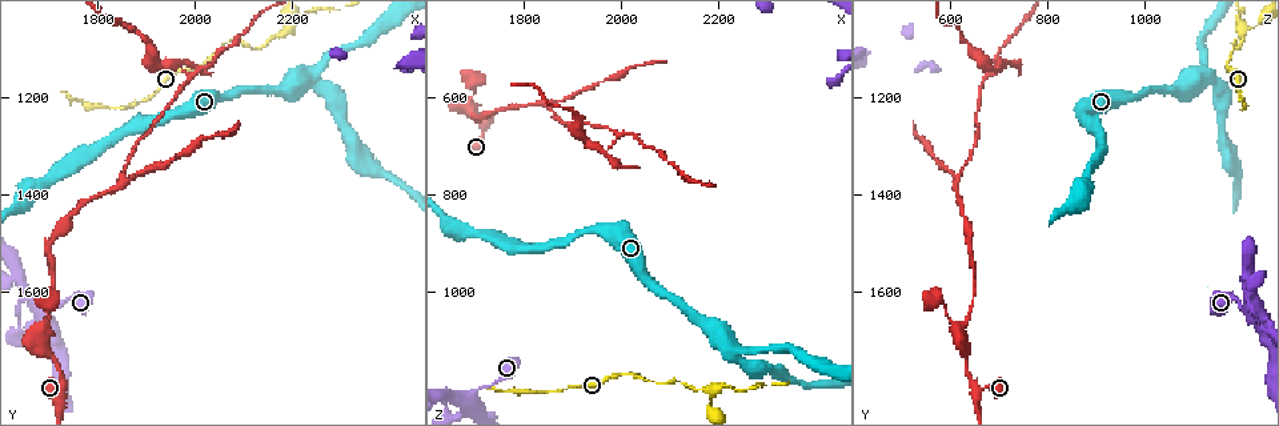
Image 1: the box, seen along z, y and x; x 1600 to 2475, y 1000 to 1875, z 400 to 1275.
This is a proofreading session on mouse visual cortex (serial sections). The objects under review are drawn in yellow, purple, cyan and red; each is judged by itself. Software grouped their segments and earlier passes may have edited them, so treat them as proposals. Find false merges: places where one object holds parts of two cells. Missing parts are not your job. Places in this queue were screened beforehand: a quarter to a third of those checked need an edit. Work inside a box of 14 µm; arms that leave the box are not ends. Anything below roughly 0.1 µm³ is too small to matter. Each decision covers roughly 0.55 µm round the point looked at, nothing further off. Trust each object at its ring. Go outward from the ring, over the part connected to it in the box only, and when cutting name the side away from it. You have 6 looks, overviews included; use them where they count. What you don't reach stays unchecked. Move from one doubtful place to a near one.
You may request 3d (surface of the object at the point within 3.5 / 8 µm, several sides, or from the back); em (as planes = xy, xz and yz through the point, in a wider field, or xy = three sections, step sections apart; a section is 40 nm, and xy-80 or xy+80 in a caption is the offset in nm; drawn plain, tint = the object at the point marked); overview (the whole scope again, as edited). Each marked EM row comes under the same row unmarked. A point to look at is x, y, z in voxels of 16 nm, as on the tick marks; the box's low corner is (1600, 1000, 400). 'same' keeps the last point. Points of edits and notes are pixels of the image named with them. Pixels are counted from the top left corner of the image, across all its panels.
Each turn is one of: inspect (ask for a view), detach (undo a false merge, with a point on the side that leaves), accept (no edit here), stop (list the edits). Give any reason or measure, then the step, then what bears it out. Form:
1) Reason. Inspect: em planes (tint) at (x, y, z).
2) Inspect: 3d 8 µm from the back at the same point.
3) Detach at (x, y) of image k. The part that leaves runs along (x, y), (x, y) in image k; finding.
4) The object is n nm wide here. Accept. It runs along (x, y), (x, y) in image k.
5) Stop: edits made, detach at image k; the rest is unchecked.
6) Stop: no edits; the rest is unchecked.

Inspect: 3d 3.5 µm at (2065, 1085, 1180).

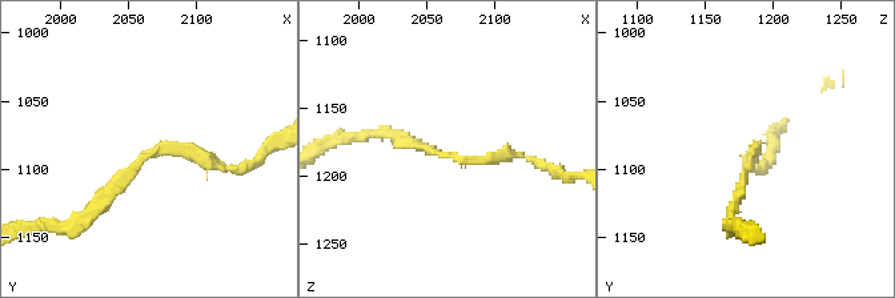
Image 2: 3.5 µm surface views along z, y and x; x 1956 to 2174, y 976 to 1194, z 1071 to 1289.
Shape alone is not enough. Inspect: em xy step 5 (tint) at (2062, 1092, 1186).

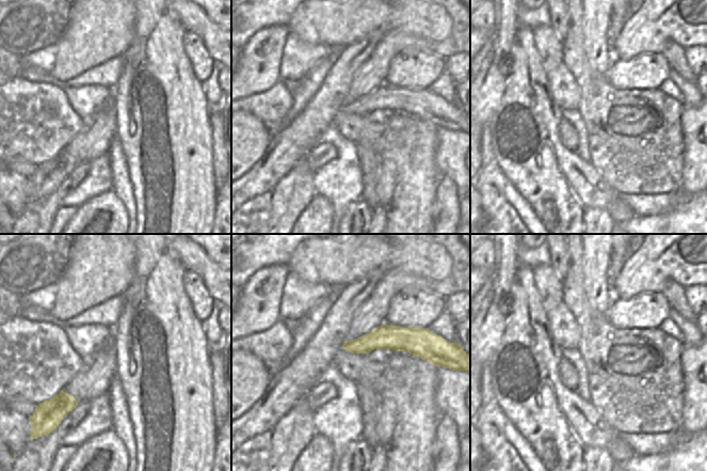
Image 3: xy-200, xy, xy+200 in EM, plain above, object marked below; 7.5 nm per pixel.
Cut it another way. Inspect: em xy step 2 (tint) at the same point.

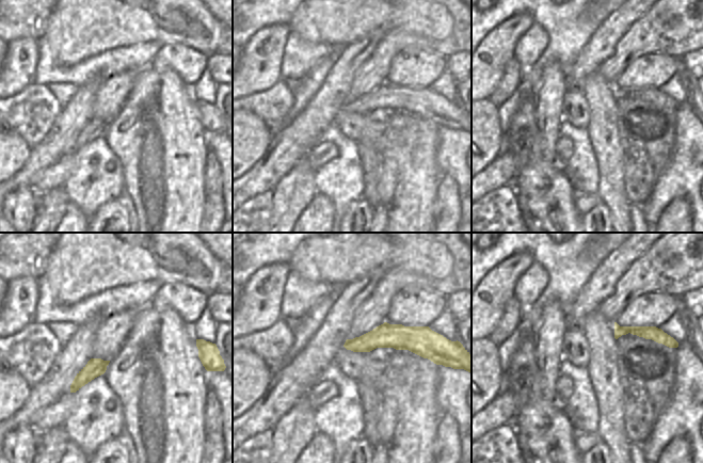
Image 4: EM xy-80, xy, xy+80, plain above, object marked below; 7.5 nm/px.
Accept. It runs along (85, 218), (163, 145), (224, 165) in image 2; all the same cell.

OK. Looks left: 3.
Three-way junction. Inspect: 3d 3.5 µm at (2190, 1065, 1195).

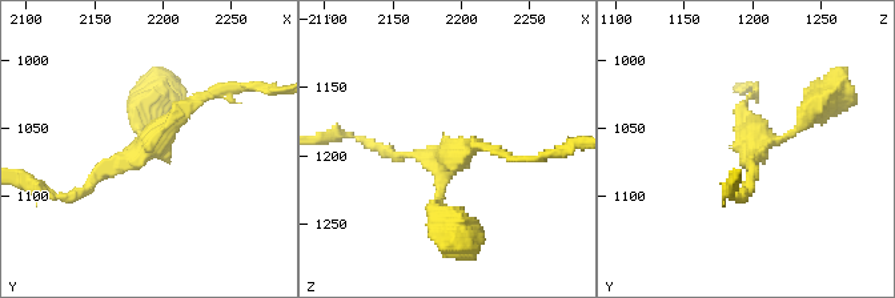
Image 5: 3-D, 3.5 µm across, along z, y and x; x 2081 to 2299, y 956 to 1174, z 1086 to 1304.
3 arms meet here; the arms are 150, 150, 200 nm wide; now the EM. Inspect: em planes (tint) at (2188, 1060, 1202).

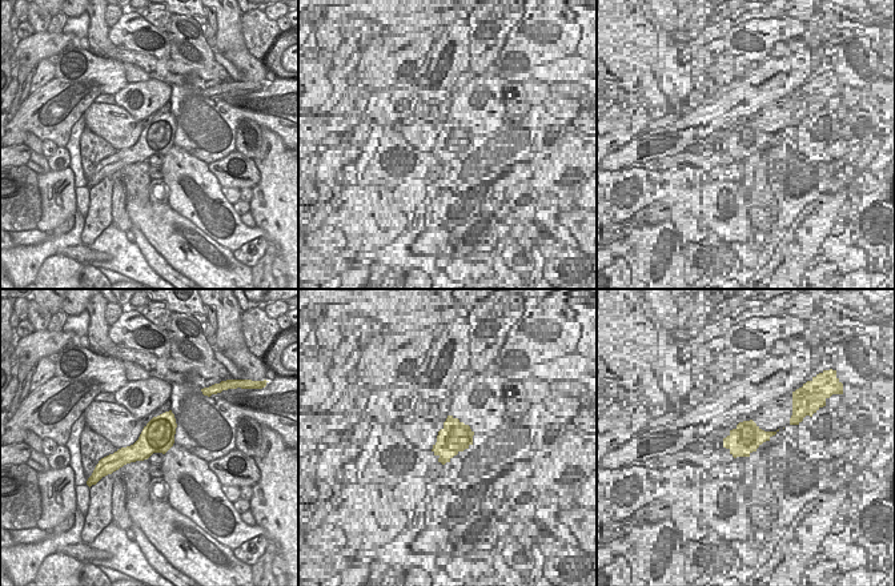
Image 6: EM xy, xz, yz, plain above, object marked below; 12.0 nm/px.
Accept. It runs along (743, 193), (754, 144), (795, 132), (822, 99) in image 5; all the same cell.

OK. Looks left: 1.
Stop: no edits; the rest is unchecked.

